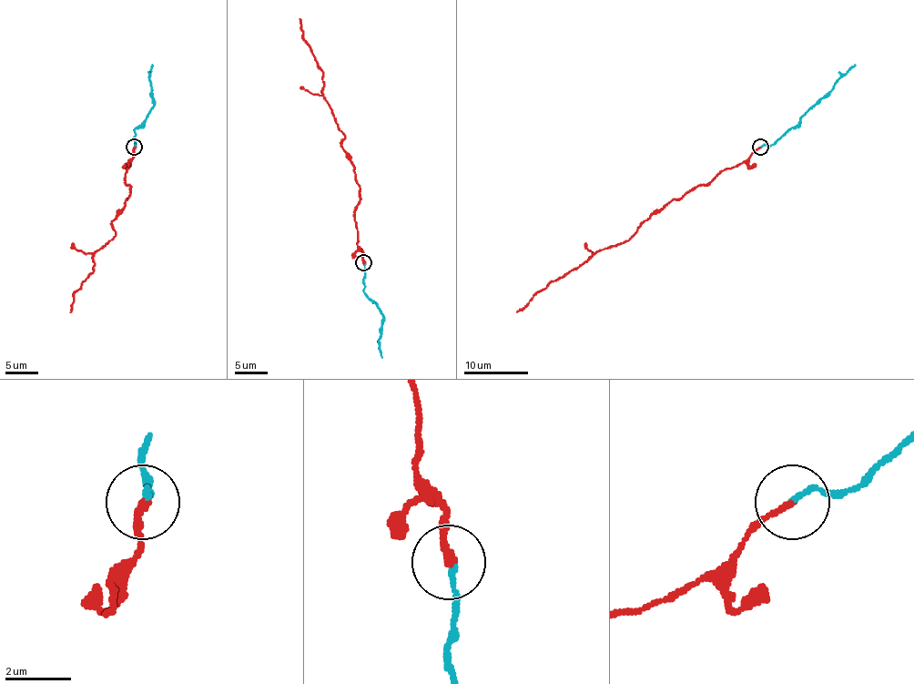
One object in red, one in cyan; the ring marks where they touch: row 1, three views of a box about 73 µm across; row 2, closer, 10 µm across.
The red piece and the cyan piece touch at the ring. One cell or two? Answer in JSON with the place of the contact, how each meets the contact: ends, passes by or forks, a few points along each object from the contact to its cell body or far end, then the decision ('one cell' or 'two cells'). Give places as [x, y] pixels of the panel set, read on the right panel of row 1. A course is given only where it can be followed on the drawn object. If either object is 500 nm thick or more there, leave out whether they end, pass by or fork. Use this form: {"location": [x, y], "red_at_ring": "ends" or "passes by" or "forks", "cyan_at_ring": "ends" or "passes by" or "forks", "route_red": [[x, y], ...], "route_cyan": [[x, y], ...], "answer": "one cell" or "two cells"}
{"location": [760, 147], "red_at_ring": "ends", "cyan_at_ring": "ends", "route_red": [[760, 148], [741, 164], [721, 170], [708, 183], [672, 199], [626, 240], [593, 254], [517, 311]], "route_cyan": [[760, 148], [775, 144], [855, 64]], "answer": "one cell"}

